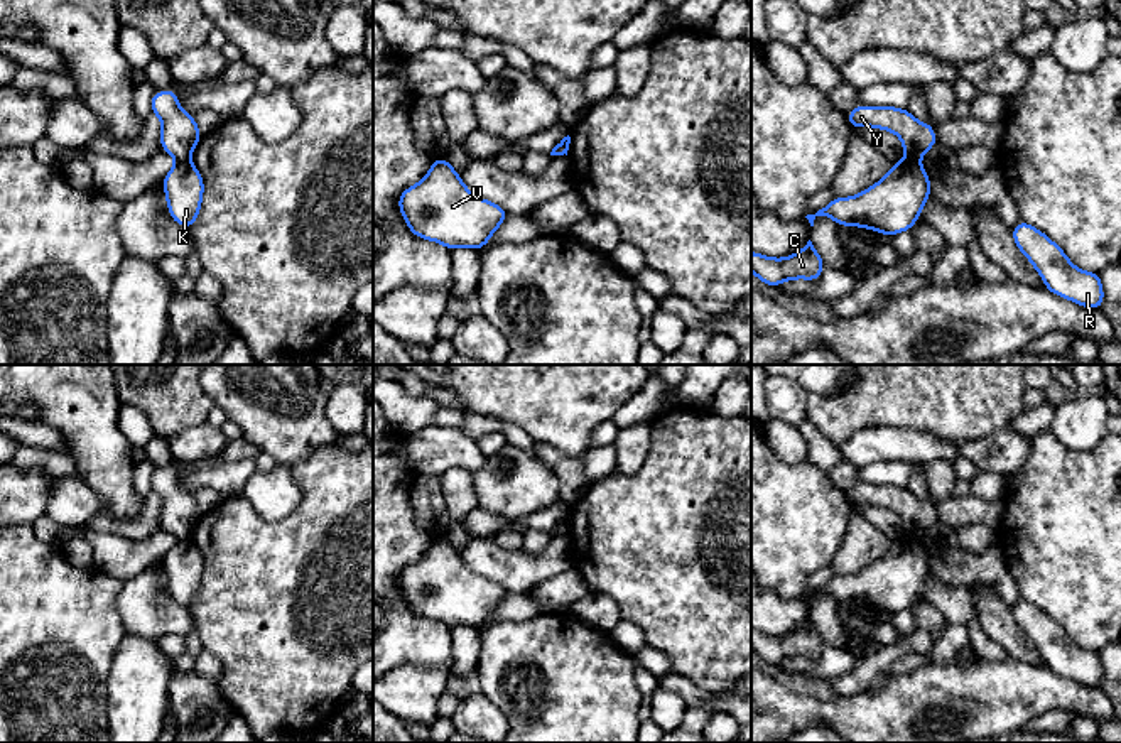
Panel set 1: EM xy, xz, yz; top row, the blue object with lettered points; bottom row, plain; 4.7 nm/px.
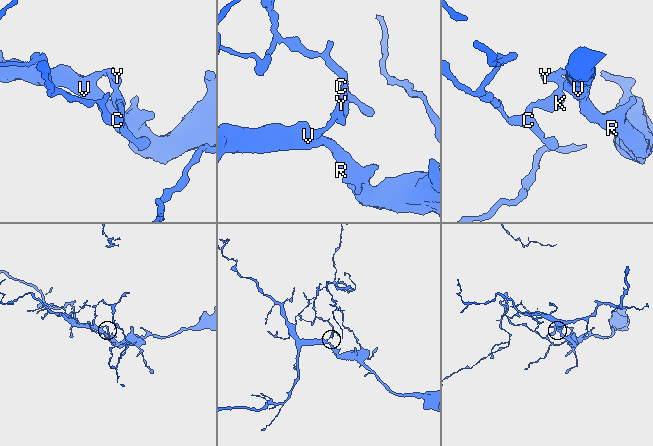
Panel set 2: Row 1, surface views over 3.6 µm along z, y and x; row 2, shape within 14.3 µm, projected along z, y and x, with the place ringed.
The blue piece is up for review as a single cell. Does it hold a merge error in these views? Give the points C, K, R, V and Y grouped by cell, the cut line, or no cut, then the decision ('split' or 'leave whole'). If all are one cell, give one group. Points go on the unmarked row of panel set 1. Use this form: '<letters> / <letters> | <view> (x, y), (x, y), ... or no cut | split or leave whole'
C K / R V Y | xy (189, 537), (178, 541) | split

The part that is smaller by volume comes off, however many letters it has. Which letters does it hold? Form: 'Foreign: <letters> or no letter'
Foreign: C, K

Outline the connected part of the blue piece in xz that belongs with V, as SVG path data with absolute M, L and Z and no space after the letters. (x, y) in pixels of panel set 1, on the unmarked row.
M437 535L424 557L398 574L398 586L407 606L415 615L437 620L449 628L458 625L485 626L508 594L501 584L473 572L461 559L459 550L444 535Z

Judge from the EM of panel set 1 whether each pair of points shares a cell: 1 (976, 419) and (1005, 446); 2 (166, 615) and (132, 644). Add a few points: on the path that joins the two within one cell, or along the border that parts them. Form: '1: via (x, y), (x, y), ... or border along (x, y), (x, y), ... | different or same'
1: border along (1005, 428), (958, 443) | different
2: border along (127, 630), (156, 644) | different

